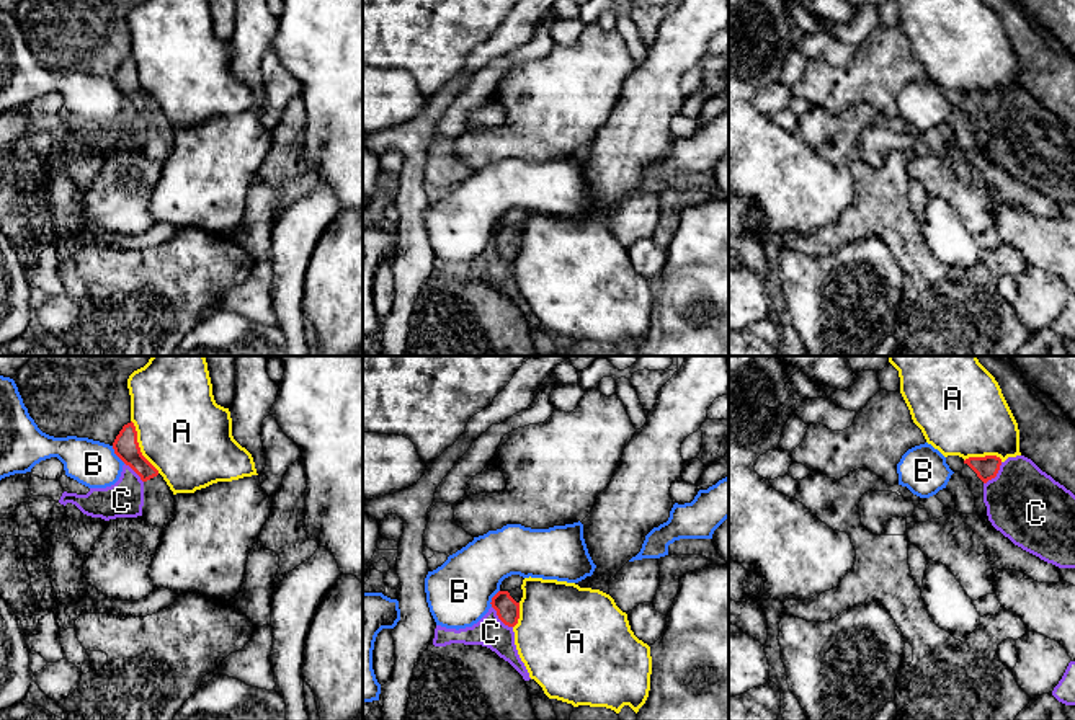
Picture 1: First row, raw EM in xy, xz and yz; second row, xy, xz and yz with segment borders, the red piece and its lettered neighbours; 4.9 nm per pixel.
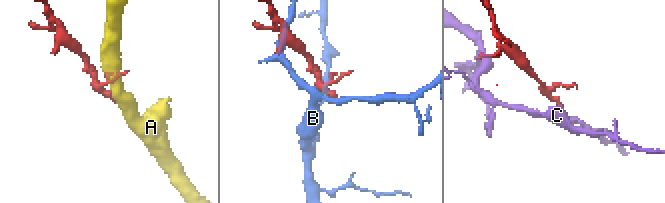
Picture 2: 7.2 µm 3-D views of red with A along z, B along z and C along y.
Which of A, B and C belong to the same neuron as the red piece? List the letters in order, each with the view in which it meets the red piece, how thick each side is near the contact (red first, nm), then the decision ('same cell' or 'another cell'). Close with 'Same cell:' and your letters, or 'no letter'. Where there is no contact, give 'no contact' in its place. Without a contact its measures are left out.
A: contact in xy; calibres 120 and 440 nm; another cell
B: contact in xy; calibres 120 and 220 nm; another cell
C: contact in yz; calibres 120 and 360 nm; another cell
Same cell: no letter

